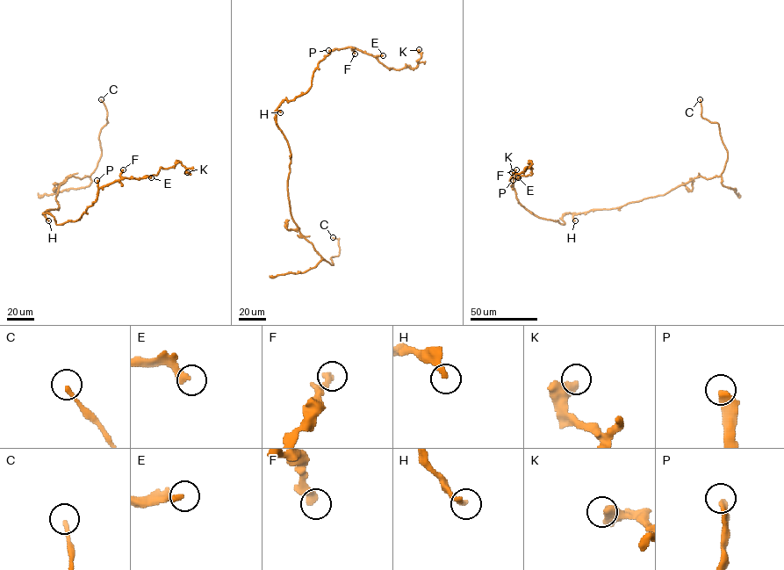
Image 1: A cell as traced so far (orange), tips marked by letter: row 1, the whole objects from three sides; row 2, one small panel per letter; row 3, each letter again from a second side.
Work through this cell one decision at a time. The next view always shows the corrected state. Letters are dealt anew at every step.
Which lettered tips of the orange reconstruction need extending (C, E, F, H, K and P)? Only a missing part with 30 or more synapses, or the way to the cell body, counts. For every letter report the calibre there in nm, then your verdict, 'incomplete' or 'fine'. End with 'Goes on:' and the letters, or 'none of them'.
C: 200 nm thick; incomplete
E: 320 nm thick; incomplete
F: 360 nm thick; fine
H: 240 nm thick; fine
K: 380 nm thick; fine
P: 400 nm thick; fine
Goes on: C, E

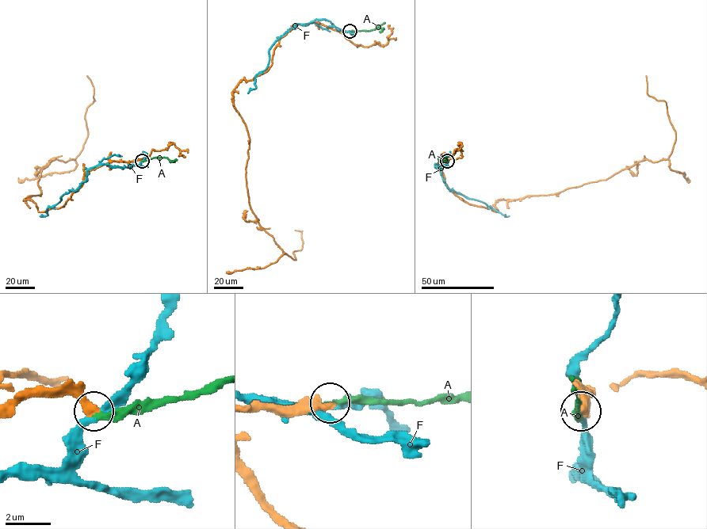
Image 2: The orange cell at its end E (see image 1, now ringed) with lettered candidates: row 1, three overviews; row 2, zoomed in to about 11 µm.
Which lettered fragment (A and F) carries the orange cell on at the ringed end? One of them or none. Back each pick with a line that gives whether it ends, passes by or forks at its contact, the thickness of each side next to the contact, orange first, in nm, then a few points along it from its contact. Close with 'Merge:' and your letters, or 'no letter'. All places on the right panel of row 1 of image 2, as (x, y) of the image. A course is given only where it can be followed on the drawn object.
A: It ends there. Thickness 360 nm (orange) against 260 nm
Merge: A

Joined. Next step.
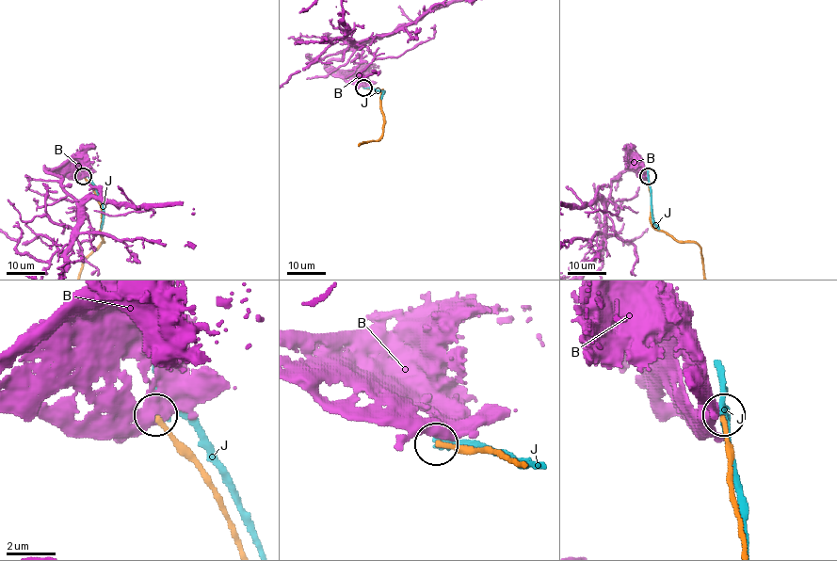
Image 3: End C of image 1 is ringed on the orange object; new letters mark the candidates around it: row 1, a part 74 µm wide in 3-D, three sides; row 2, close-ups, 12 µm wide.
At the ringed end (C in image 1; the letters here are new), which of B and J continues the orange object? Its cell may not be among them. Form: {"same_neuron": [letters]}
{"same_neuron": []}

